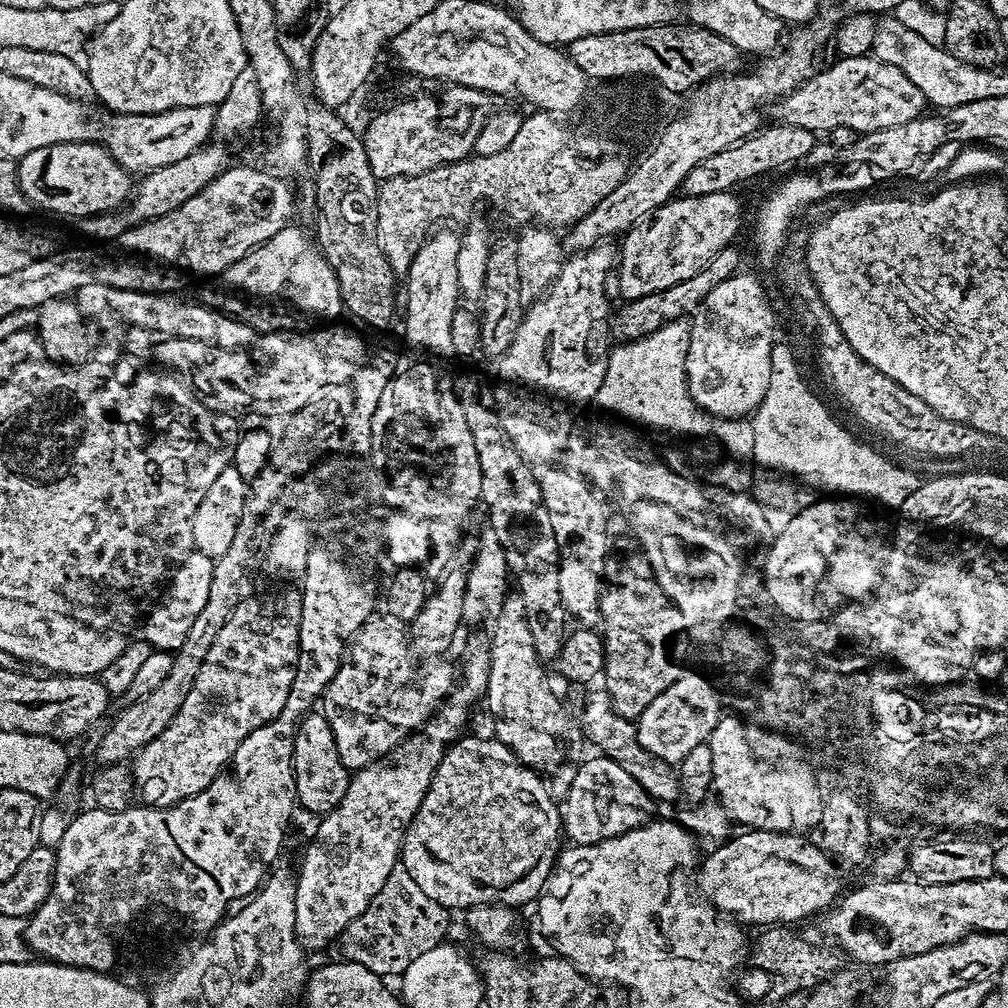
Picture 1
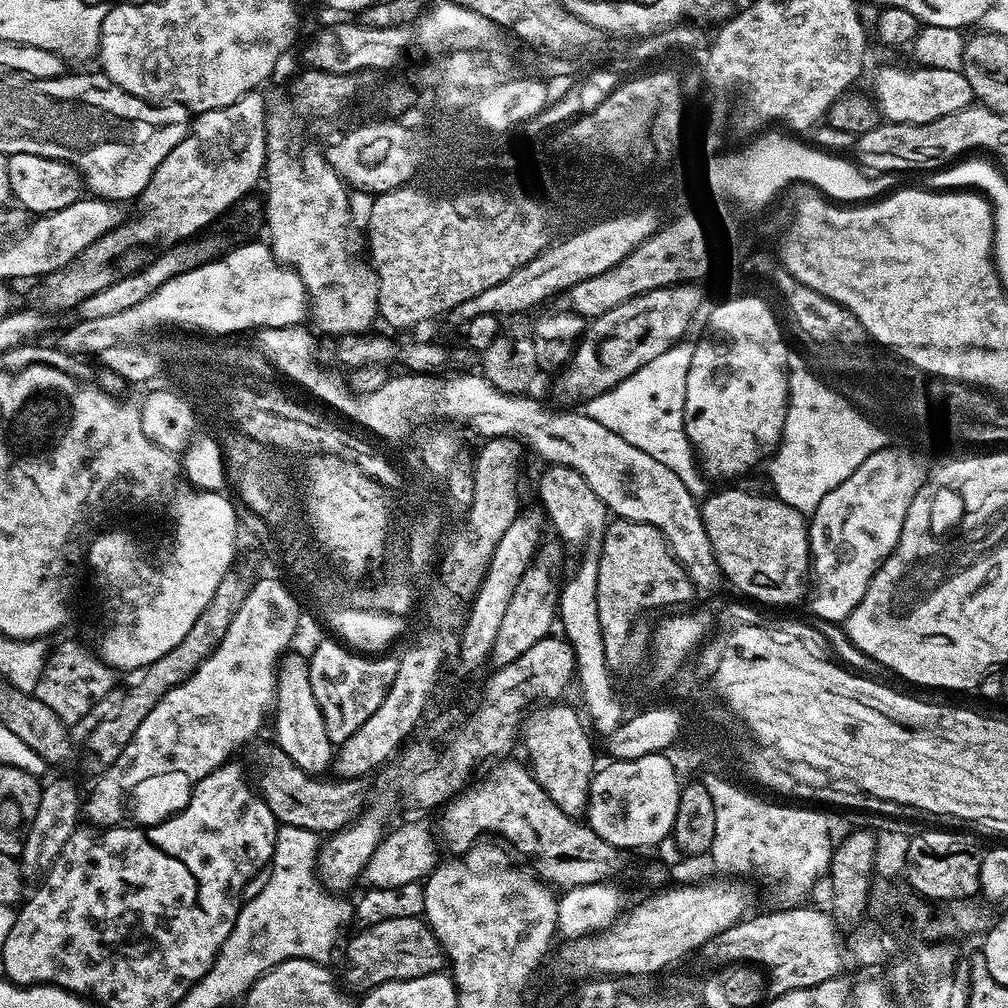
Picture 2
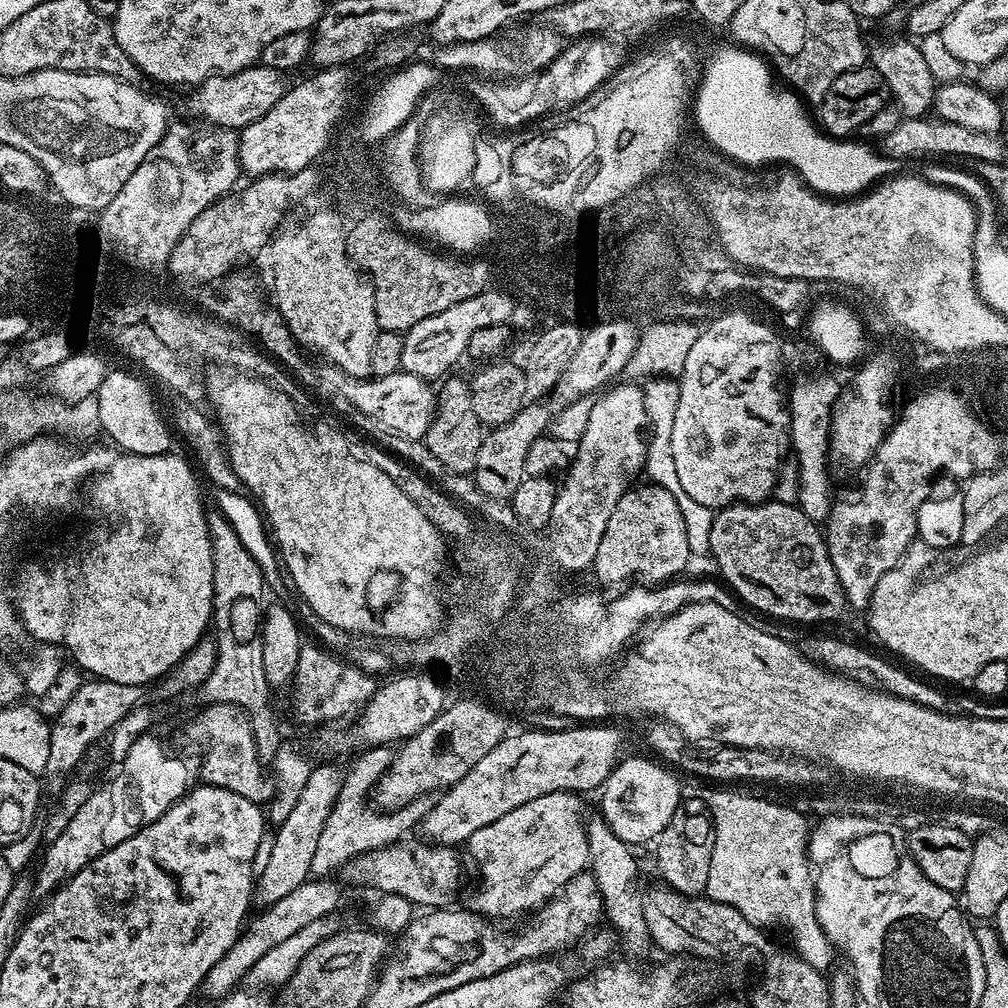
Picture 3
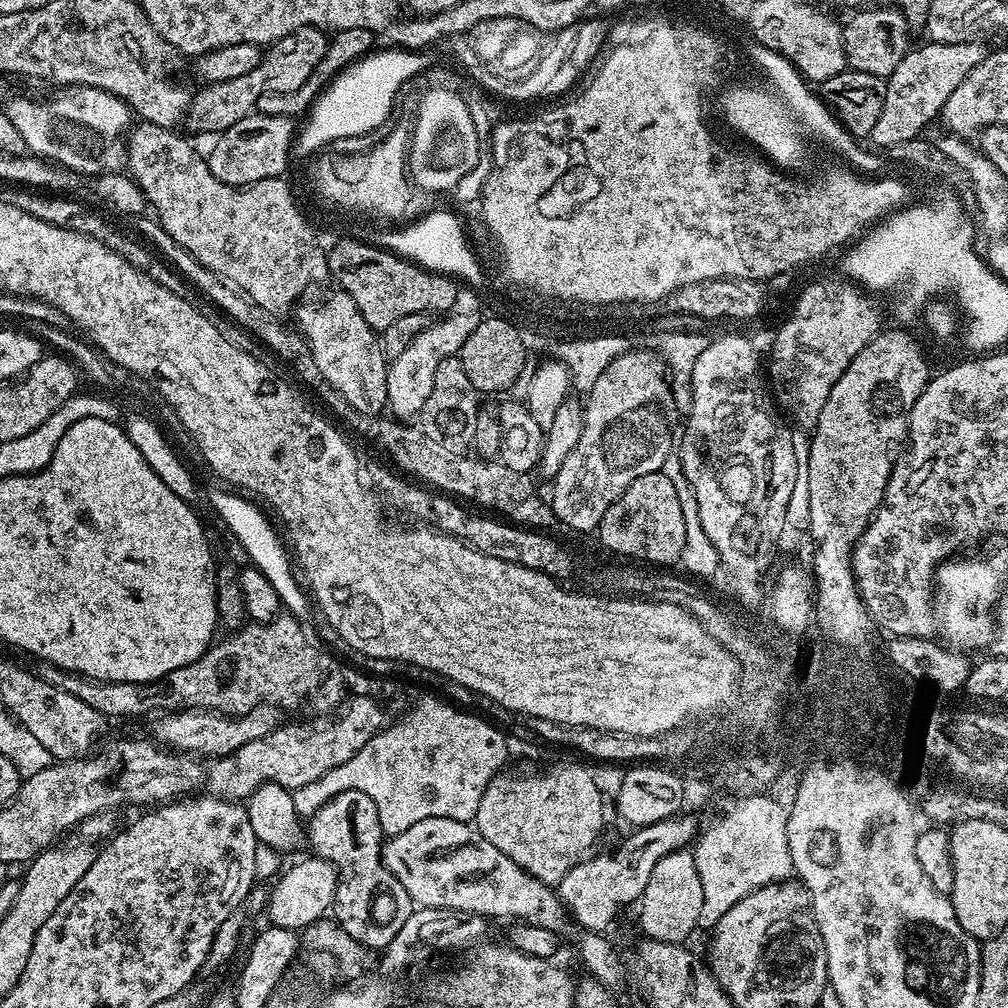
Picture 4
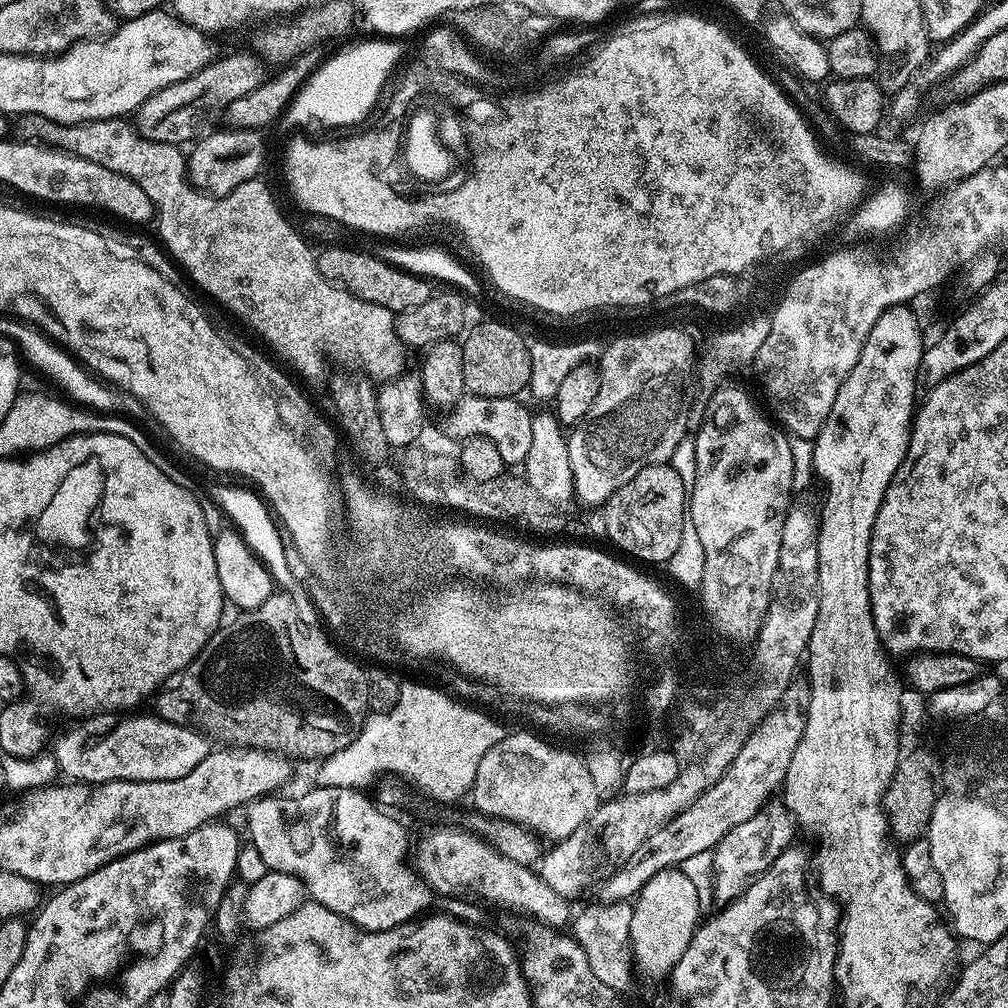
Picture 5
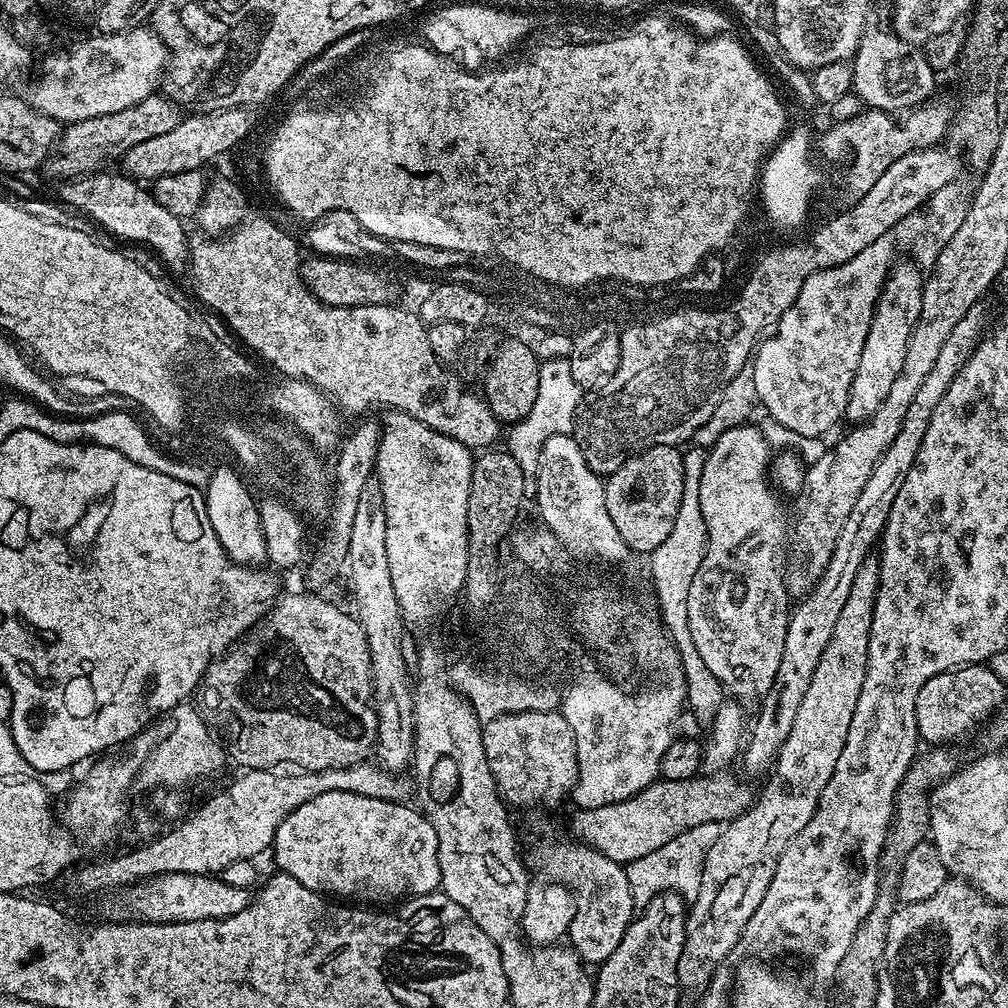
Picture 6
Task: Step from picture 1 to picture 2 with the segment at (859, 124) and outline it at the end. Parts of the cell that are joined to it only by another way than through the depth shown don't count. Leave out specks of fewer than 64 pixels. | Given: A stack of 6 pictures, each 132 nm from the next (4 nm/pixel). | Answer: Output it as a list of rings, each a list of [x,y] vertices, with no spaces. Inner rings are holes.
[[[911,67],[880,68],[872,76],[870,92],[885,121],[914,124],[934,122],[934,118],[946,118],[946,114],[973,107],[970,83],[962,71]]]

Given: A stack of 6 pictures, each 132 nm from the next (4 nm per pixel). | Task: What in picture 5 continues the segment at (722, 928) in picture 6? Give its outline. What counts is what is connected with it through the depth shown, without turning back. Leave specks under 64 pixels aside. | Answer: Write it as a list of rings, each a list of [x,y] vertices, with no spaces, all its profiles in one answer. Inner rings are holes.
[[[769,802],[754,818],[738,822],[716,843],[711,853],[712,898],[717,905],[727,906],[737,900],[764,871],[782,854],[784,848],[793,843],[794,820],[783,803]]]

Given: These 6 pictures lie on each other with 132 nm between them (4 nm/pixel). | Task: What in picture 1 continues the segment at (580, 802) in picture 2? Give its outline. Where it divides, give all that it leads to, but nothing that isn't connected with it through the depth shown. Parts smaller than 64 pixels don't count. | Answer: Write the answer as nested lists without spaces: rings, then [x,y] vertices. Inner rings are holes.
[[[509,591],[504,597],[492,626],[486,705],[496,723],[495,739],[501,740],[523,764],[543,769],[543,764],[550,763],[560,752],[560,740],[556,736],[564,732],[564,708],[544,673],[545,661],[540,660],[538,650],[534,650],[530,622],[526,622],[526,606],[519,591]]]

